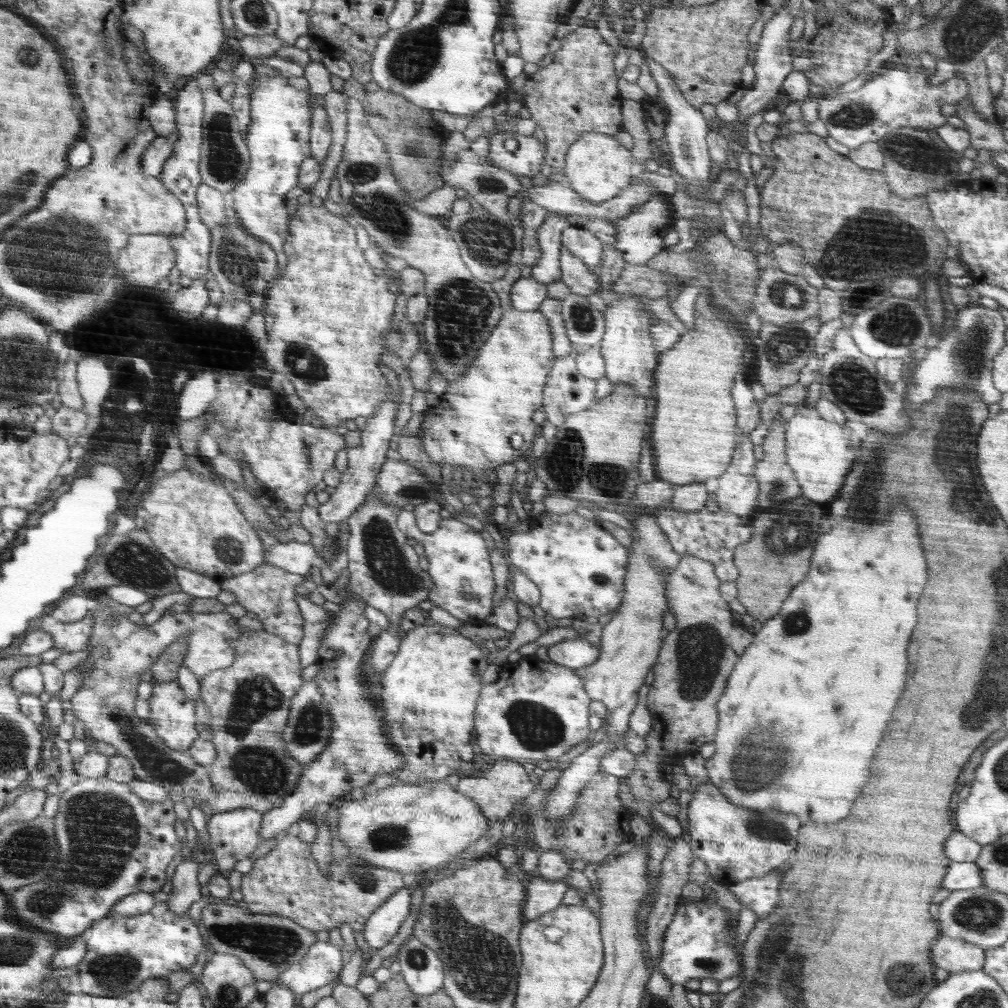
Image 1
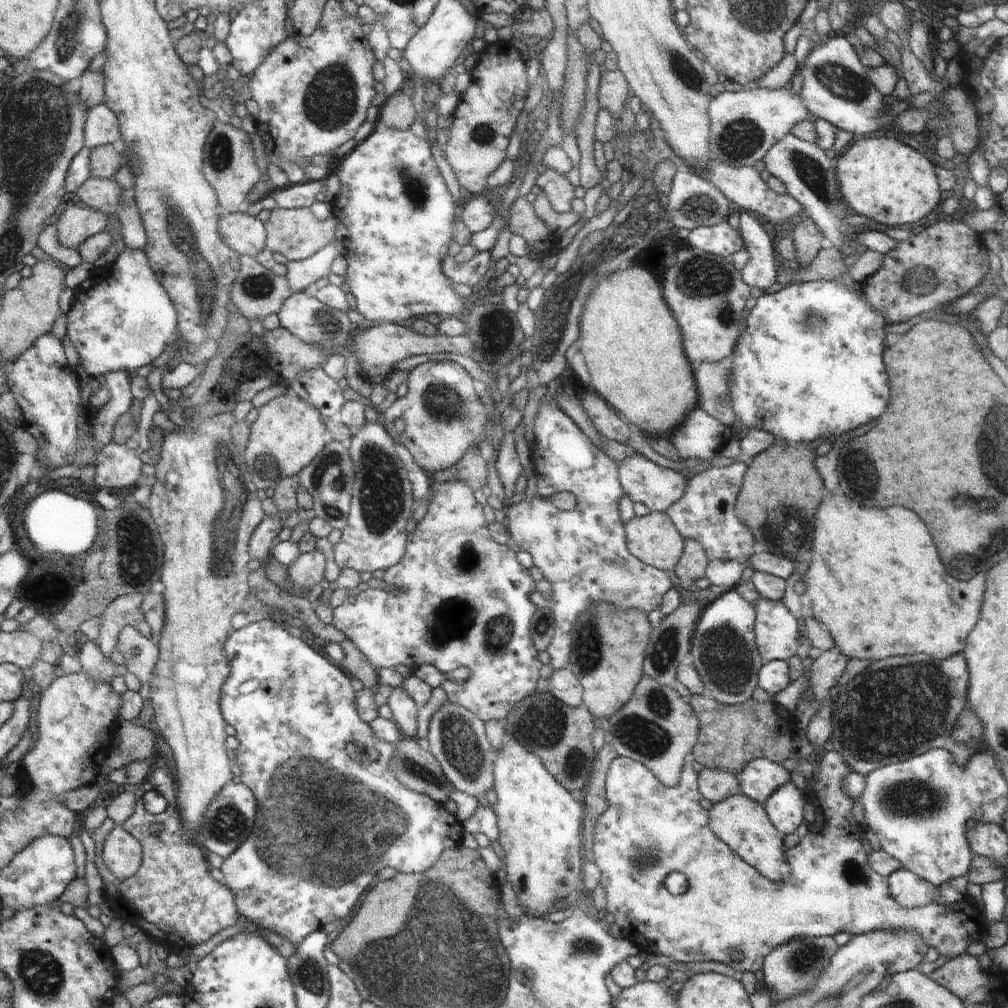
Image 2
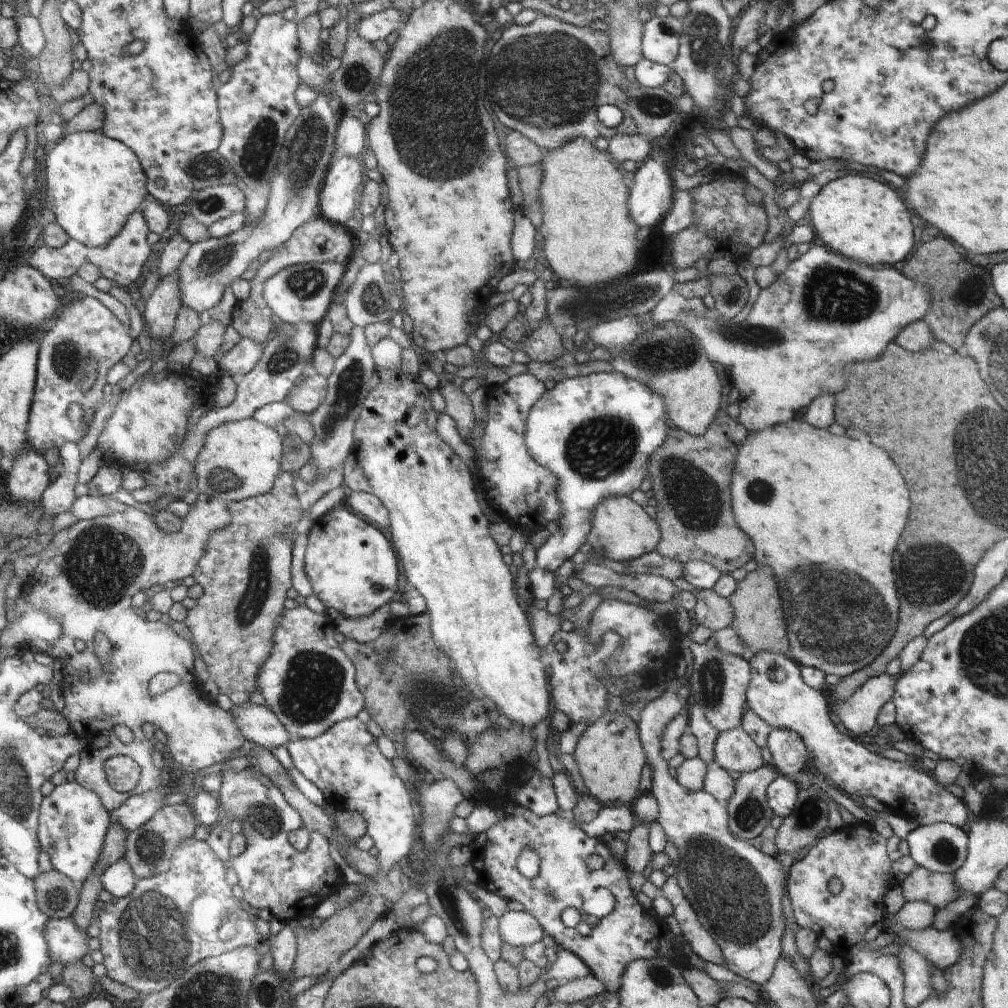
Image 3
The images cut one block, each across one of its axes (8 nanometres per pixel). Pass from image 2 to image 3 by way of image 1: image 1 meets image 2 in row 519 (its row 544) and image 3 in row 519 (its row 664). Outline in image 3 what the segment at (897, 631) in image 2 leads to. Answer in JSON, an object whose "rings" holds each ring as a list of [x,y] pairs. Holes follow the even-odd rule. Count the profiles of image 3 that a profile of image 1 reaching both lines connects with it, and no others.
{"rings":[[[797,417],[750,433],[745,442],[738,447],[732,472],[732,482],[729,485],[732,490],[733,513],[737,524],[757,547],[757,555],[753,556],[753,559],[758,565],[769,567],[771,570],[781,602],[786,606],[783,611],[786,615],[786,624],[789,625],[790,644],[793,646],[790,658],[800,666],[814,667],[825,675],[834,674],[840,678],[852,676],[861,668],[868,667],[883,650],[886,650],[886,646],[892,642],[898,628],[900,602],[896,596],[892,550],[896,550],[900,534],[908,526],[912,498],[914,498],[910,496],[910,486],[906,482],[906,472],[902,472],[902,464],[898,464],[898,460],[894,460],[894,456],[890,456],[886,448],[878,448],[878,444],[872,444],[870,440],[852,440],[846,434],[835,435],[828,429],[816,428],[804,421],[802,417]],[[822,464],[830,468],[826,470],[824,478],[820,478],[822,474],[818,470]]]}

